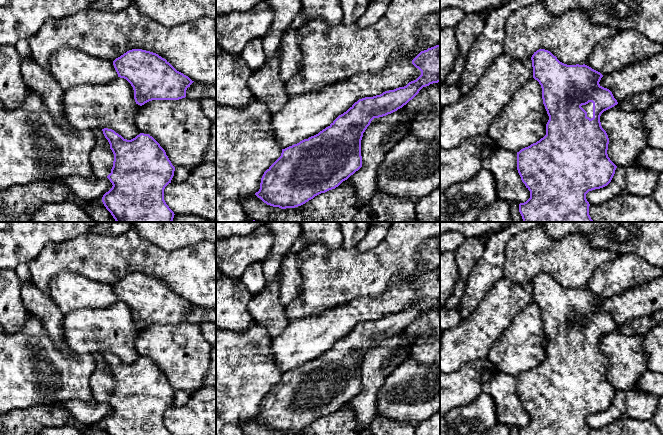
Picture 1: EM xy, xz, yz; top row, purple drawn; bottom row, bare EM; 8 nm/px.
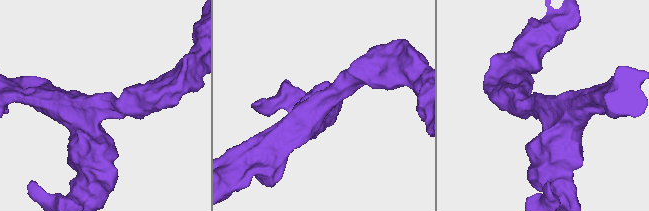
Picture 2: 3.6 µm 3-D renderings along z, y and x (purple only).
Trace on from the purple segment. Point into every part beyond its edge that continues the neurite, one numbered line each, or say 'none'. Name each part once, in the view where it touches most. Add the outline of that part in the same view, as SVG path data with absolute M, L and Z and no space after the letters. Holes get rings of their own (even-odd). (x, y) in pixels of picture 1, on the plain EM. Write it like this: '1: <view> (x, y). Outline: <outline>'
1: yz (588, 332). Outline: M589 326L586 329L581 330L586 336L587 336L587 341L590 343L593 342L593 327Z

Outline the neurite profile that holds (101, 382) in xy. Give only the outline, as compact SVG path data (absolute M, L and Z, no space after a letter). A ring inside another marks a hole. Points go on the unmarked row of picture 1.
M94 353L93 356L96 361L96 369L89 378L89 385L94 400L104 402L111 397L114 378L110 373L110 368L105 362L102 353Z

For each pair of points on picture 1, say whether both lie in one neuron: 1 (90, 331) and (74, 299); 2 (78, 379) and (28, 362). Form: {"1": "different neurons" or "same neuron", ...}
{"1": "different neurons", "2": "same neuron"}

